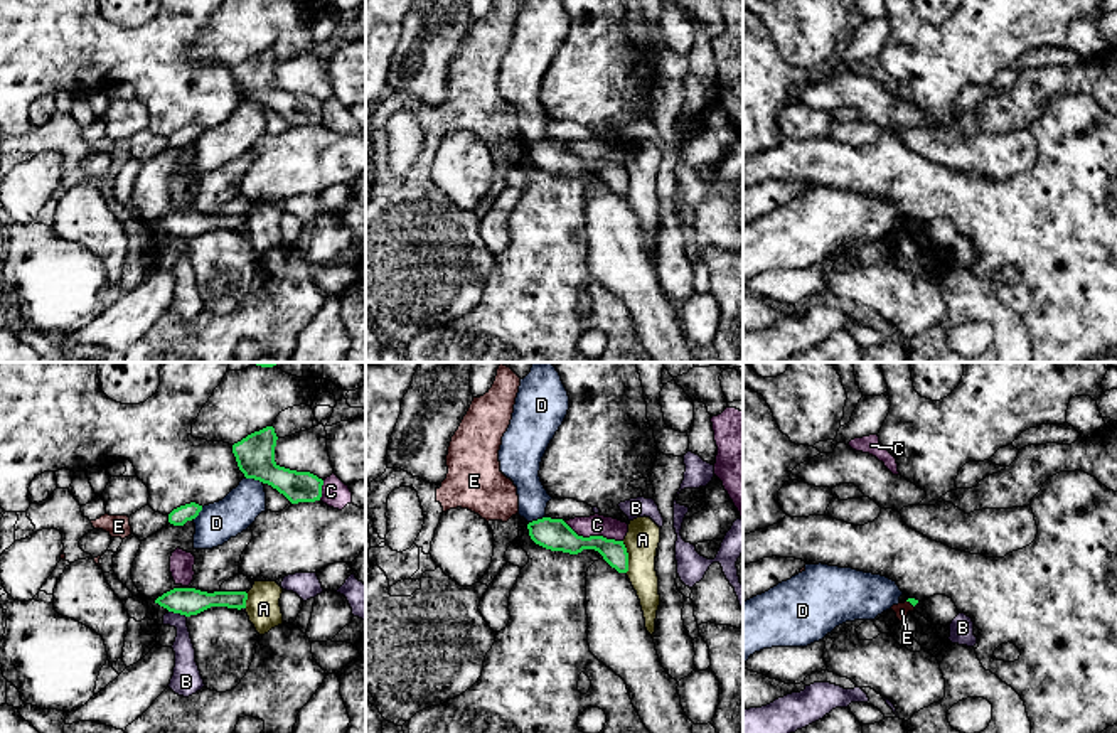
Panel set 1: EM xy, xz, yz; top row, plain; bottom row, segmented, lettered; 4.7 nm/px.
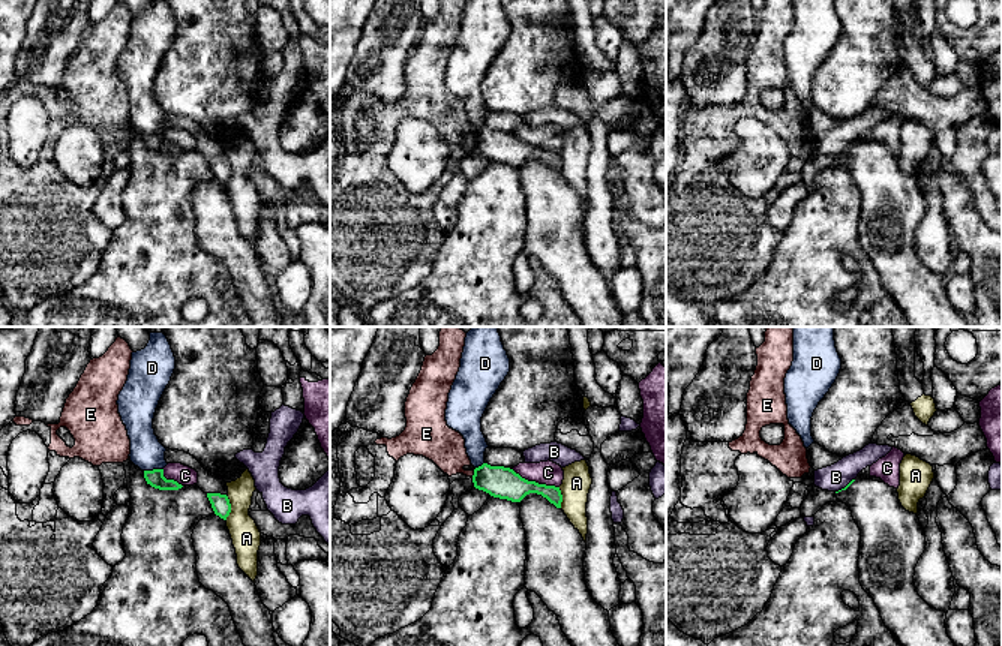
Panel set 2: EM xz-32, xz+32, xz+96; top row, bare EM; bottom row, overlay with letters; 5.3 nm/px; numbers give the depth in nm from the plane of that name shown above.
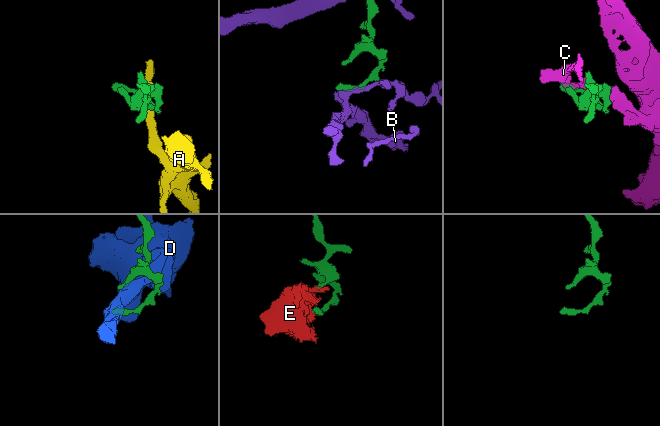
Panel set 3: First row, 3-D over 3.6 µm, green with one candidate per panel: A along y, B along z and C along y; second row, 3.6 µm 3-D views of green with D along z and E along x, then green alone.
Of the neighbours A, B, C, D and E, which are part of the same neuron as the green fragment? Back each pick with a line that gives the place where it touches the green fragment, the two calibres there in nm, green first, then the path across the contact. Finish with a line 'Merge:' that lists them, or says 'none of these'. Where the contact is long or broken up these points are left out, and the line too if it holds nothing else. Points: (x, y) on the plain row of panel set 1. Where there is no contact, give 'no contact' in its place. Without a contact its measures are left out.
Merge: none of these

